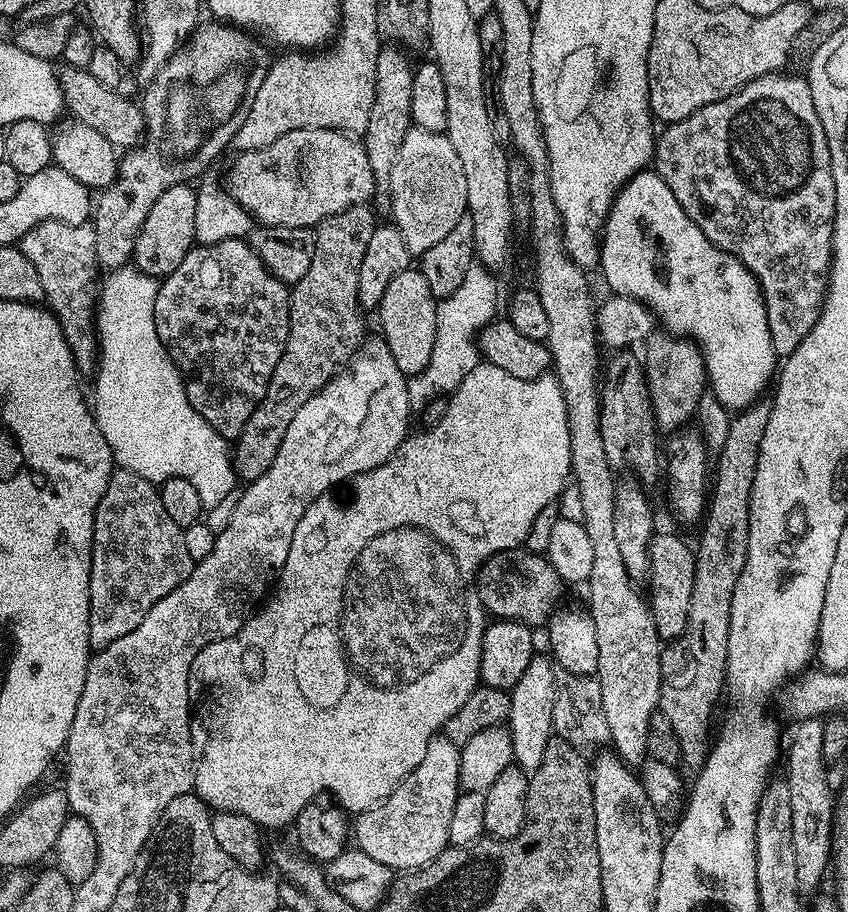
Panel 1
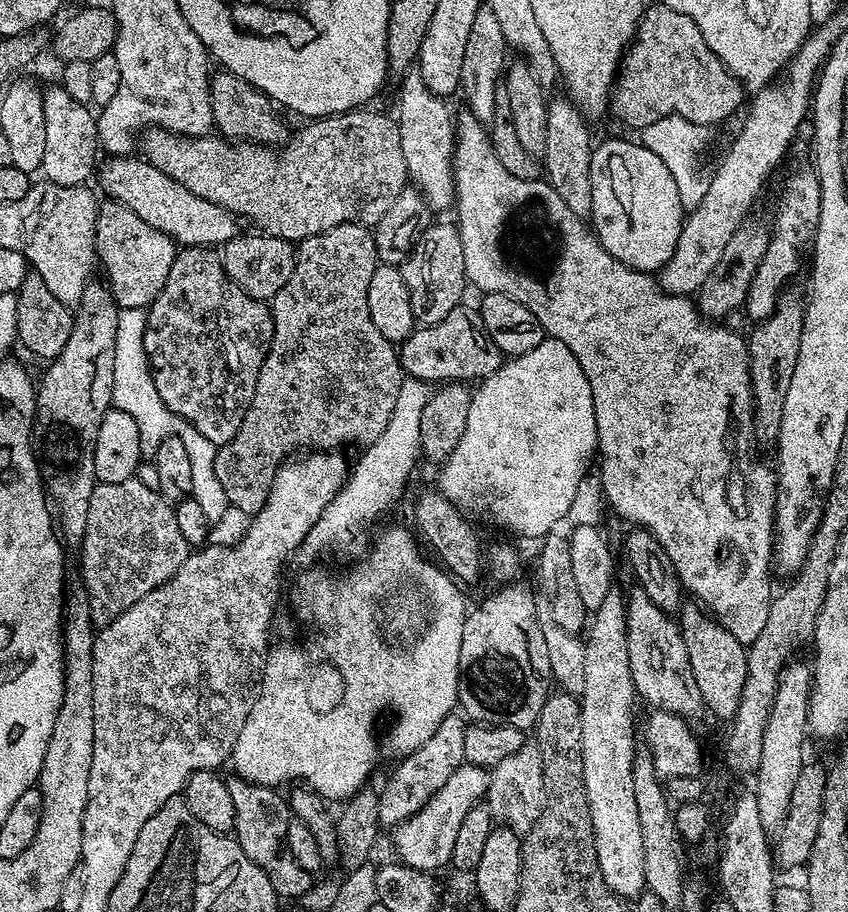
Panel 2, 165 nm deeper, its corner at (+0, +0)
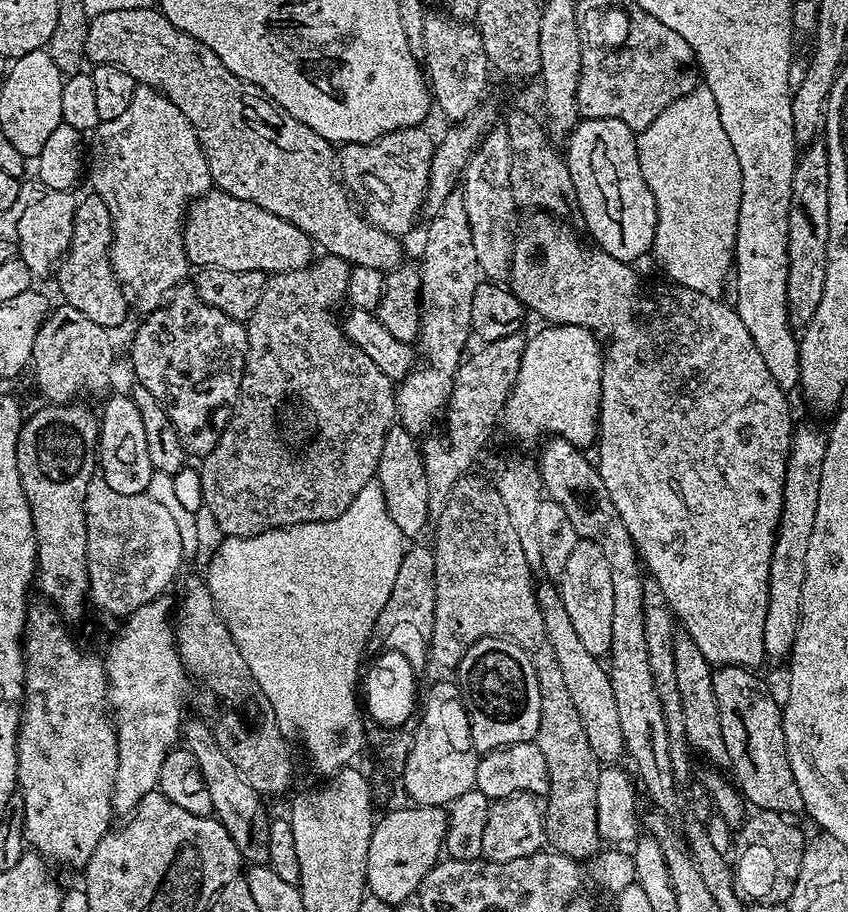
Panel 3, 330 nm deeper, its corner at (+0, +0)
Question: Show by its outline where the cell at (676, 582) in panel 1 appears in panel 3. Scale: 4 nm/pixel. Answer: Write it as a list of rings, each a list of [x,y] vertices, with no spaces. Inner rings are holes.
[[[725,664],[717,667],[712,677],[714,698],[718,698],[718,714],[722,718],[722,739],[726,742],[728,764],[740,795],[761,812],[803,813],[802,794],[798,794],[786,754],[784,713],[778,700],[776,704],[771,690],[747,668]]]

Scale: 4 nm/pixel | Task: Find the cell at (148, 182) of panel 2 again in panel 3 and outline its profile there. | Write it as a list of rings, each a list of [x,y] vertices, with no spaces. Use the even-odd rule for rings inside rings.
[[[219,190],[207,192],[193,200],[188,206],[184,221],[184,249],[188,255],[188,263],[200,268],[221,268],[222,270],[254,270],[265,274],[289,272],[295,268],[305,268],[314,259],[312,239],[298,226],[278,218],[278,214],[270,214],[270,210],[262,210],[254,202],[246,202],[242,198],[234,198]]]

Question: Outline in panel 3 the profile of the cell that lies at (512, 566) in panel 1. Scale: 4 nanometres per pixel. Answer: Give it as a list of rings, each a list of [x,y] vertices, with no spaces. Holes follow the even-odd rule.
[[[394,426],[386,434],[374,480],[380,485],[382,494],[386,498],[386,510],[390,518],[394,518],[398,530],[402,530],[406,538],[422,535],[424,527],[427,524],[429,527],[430,524],[426,470],[423,468],[421,447],[417,439],[402,426]]]

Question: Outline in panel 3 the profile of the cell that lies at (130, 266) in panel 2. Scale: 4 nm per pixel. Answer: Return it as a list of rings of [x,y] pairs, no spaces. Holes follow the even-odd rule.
[[[95,194],[81,199],[76,205],[74,222],[72,223],[72,241],[55,269],[56,284],[60,287],[63,303],[74,306],[74,310],[82,310],[86,318],[98,322],[98,326],[115,330],[128,316],[130,300],[116,275],[112,273],[112,262],[108,258],[108,249],[112,246],[112,215]]]

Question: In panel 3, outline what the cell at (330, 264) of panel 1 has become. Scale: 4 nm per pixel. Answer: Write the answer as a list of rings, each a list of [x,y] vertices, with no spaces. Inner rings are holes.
[[[327,254],[313,259],[311,264],[305,268],[295,268],[289,272],[277,272],[271,277],[272,280],[264,288],[265,273],[246,270],[222,270],[221,268],[200,268],[197,271],[194,287],[196,293],[210,306],[222,310],[230,318],[244,322],[248,329],[248,350],[244,358],[244,377],[240,380],[240,399],[233,411],[232,419],[224,428],[224,433],[220,435],[218,446],[208,456],[203,457],[198,471],[202,478],[202,494],[204,495],[204,507],[214,514],[214,522],[223,530],[225,537],[230,536],[253,536],[262,534],[271,528],[289,528],[292,524],[309,524],[310,522],[326,522],[338,518],[358,498],[358,494],[367,484],[373,483],[376,467],[382,454],[382,446],[386,434],[397,423],[398,413],[396,411],[396,388],[394,381],[357,346],[344,335],[343,327],[332,317],[331,308],[336,308],[341,303],[345,303],[348,295],[348,283],[352,268],[342,258],[329,256]]]

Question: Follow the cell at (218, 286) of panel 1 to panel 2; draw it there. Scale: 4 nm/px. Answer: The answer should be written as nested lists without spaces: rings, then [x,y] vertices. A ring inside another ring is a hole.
[[[184,246],[177,251],[166,286],[162,286],[158,298],[147,309],[144,345],[158,398],[166,402],[174,415],[194,426],[202,438],[210,438],[219,446],[238,434],[238,426],[242,426],[242,418],[252,404],[262,362],[272,345],[274,322],[271,307],[243,292],[226,274],[221,257],[212,252],[215,251],[208,246]]]

